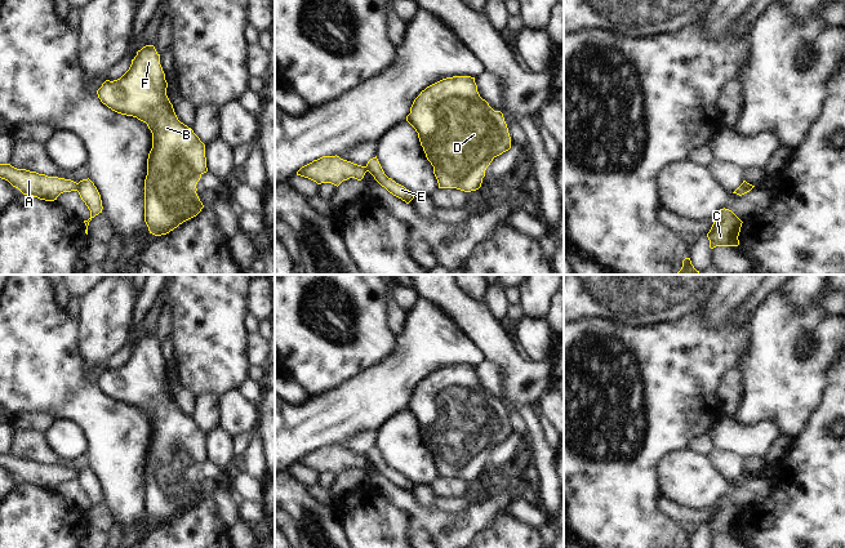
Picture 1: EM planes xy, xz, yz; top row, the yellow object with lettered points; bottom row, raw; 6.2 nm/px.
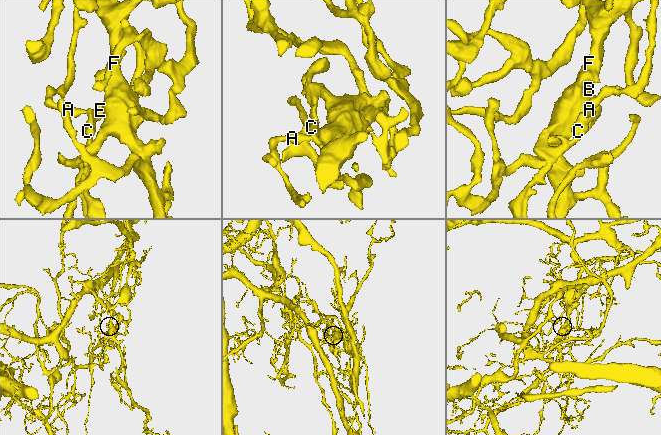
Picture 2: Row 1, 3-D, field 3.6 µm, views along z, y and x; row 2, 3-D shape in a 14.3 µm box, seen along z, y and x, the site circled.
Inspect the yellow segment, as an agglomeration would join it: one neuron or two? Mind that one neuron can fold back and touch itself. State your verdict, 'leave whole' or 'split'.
split

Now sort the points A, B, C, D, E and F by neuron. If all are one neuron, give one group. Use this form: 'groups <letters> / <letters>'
groups A / B C D E F

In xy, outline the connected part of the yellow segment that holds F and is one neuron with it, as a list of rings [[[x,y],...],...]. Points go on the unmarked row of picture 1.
[[[154,334],[137,340],[129,358],[117,369],[106,369],[97,379],[98,387],[112,400],[137,406],[152,422],[152,437],[147,447],[144,468],[144,511],[150,522],[166,524],[204,496],[196,480],[201,464],[208,460],[205,433],[191,416],[181,411],[166,384],[168,371]]]

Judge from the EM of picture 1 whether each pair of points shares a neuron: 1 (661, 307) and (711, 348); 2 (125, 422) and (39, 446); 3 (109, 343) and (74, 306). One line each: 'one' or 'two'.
1: two
2: two
3: two

